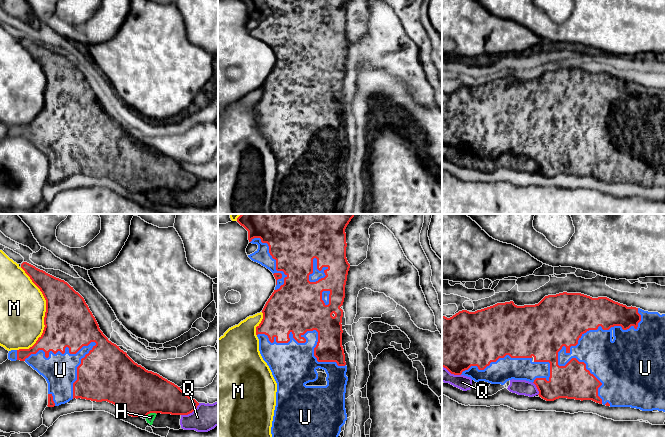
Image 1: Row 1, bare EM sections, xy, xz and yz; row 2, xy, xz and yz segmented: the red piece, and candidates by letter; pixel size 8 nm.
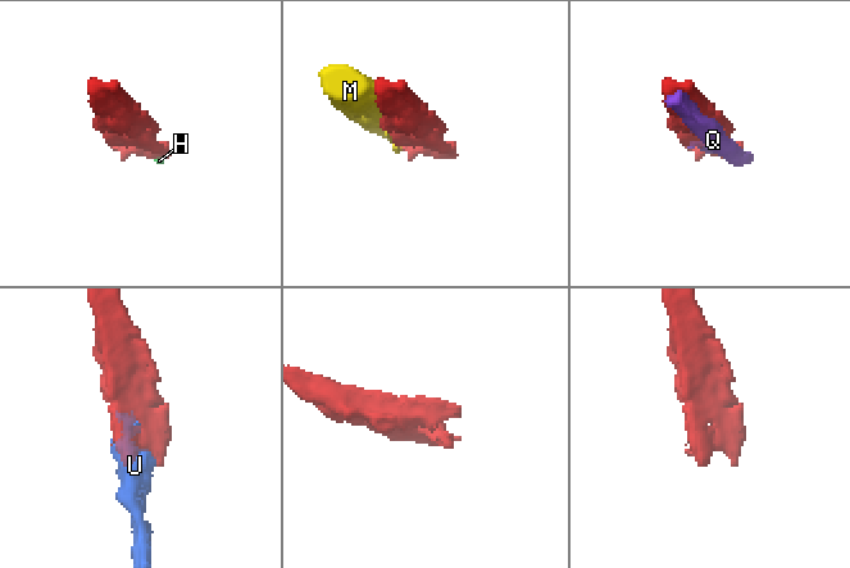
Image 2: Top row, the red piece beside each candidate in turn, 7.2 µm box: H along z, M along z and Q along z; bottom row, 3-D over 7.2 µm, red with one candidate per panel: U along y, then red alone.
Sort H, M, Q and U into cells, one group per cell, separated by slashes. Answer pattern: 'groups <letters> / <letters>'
groups H Q / M / U

